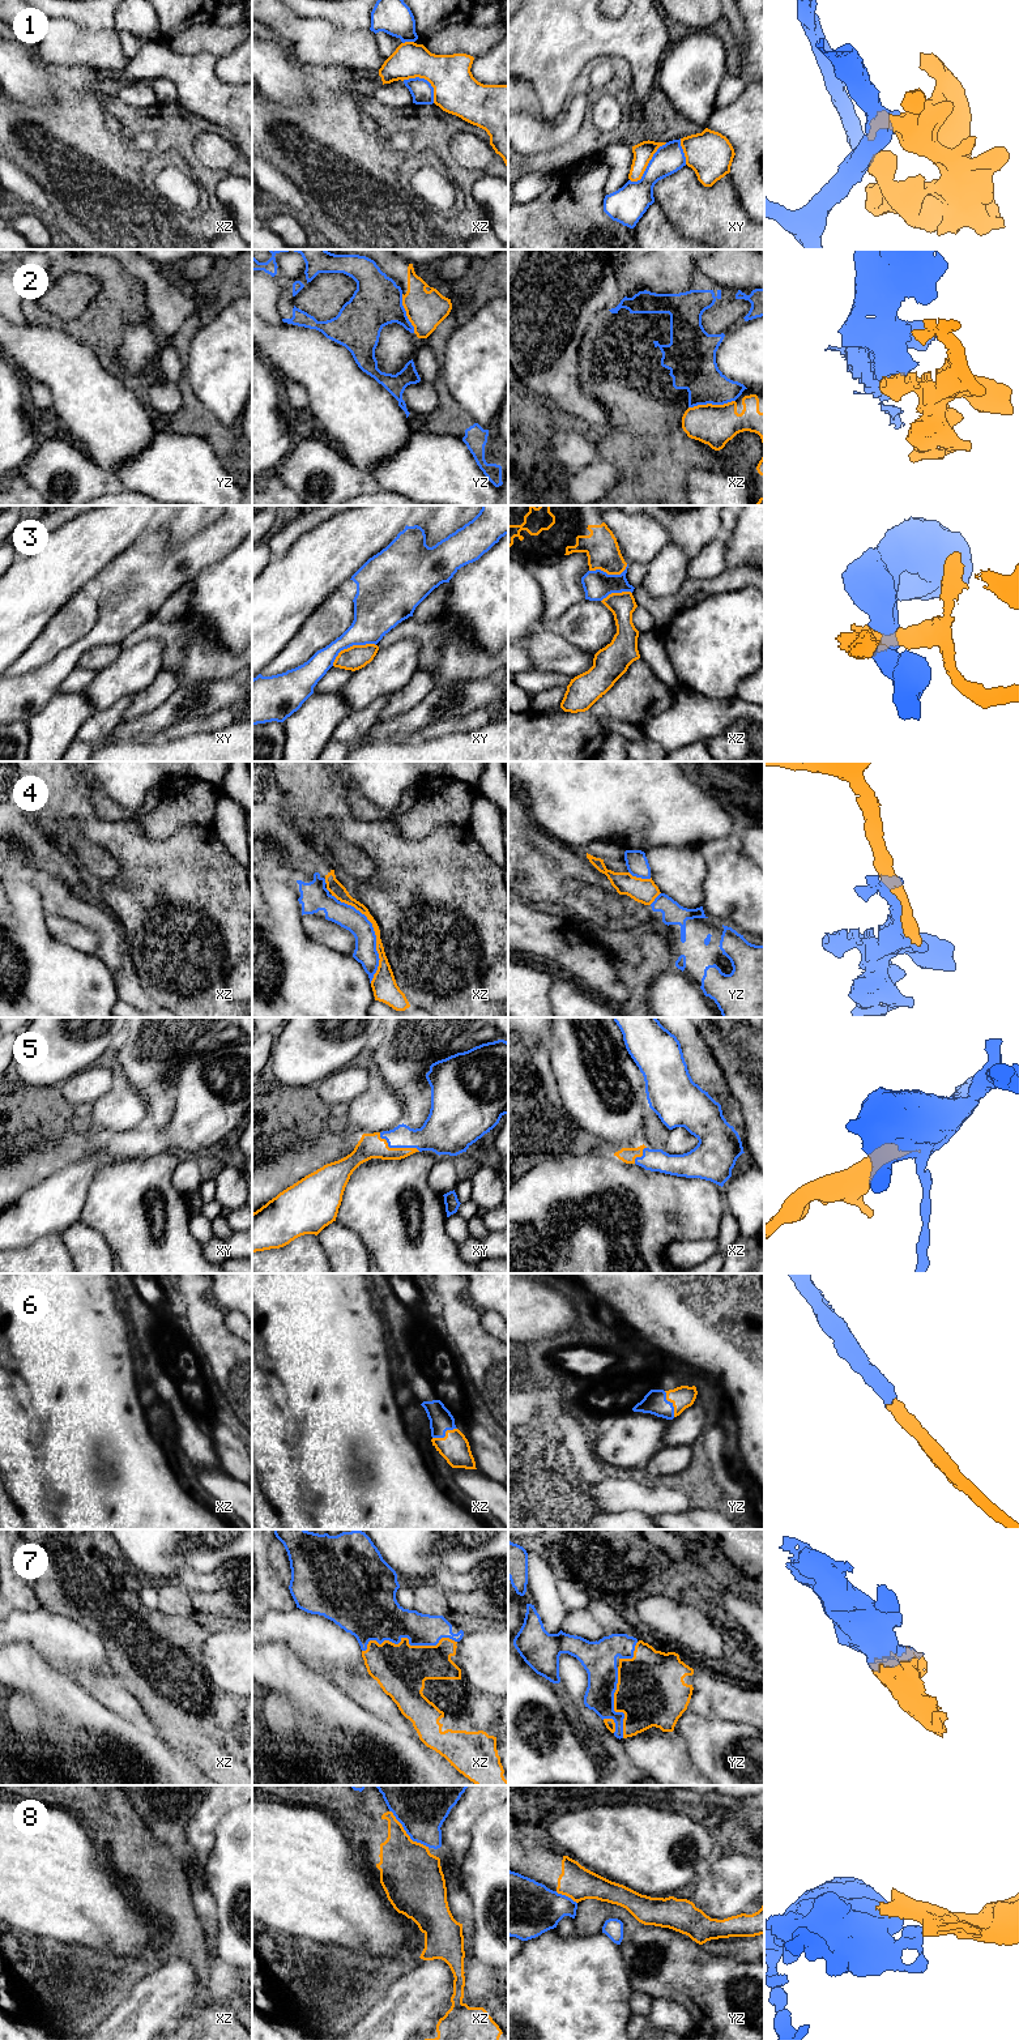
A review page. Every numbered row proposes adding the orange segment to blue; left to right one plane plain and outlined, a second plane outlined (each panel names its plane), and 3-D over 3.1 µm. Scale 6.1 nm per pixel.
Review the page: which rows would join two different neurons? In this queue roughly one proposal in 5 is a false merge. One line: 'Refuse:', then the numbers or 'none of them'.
Refuse: 1, 2, 3, 8

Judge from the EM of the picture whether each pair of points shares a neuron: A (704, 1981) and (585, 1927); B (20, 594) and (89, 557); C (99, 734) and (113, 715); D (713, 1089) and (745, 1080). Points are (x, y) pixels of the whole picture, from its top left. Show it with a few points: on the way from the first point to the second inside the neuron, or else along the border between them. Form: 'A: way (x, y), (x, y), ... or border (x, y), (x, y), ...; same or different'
A: way (674, 1955), (656, 1940), (647, 1940), (615, 1912); same
B: way (37, 587), (72, 557); same
C: way (99, 729), (107, 720); same
D: border (715, 1057), (729, 1093), (737, 1105), (738, 1114); different

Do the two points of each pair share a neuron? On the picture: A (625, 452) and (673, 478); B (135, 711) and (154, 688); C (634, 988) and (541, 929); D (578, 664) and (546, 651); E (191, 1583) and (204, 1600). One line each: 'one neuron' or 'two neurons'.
A: one neuron
B: one neuron
C: two neurons
D: one neuron
E: two neurons

